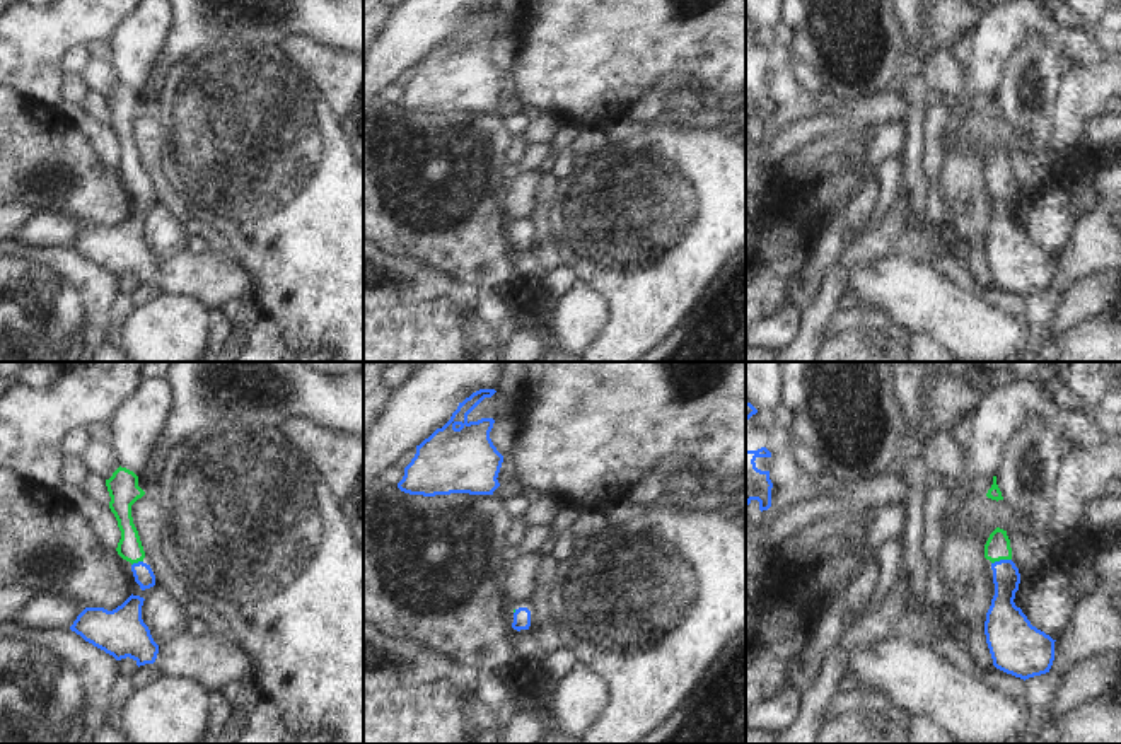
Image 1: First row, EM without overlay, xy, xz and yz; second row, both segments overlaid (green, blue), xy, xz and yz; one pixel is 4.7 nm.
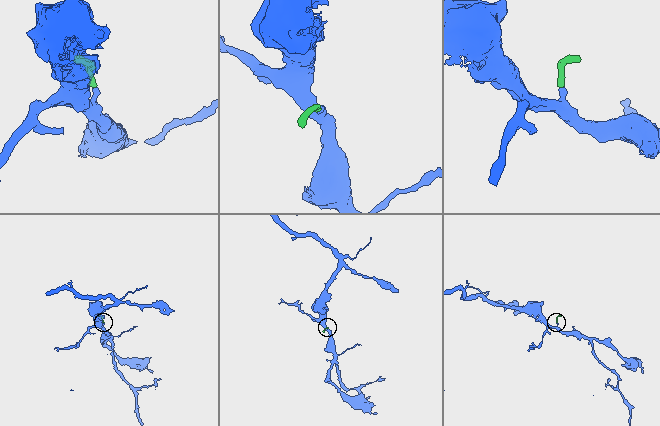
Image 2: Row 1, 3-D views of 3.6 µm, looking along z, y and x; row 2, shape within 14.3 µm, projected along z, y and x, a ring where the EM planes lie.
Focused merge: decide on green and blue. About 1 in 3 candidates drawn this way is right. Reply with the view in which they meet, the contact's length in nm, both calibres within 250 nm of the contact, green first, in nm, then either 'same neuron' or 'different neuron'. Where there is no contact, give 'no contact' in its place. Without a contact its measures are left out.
contact in yz; length 100 nm; calibres 120 and 130 nm; same neuron

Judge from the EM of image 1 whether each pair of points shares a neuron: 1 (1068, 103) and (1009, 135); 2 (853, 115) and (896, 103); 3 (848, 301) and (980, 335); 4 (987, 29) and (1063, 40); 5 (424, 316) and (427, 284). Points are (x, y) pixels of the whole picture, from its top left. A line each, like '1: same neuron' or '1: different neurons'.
1: same neuron
2: same neuron
3: different neurons
4: same neuron
5: different neurons

